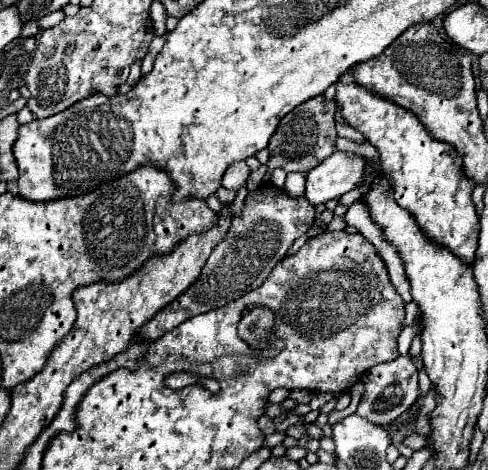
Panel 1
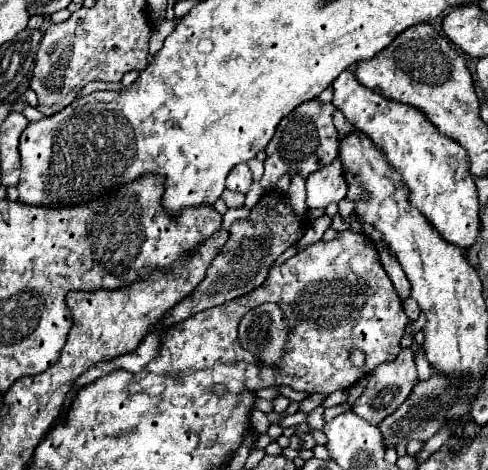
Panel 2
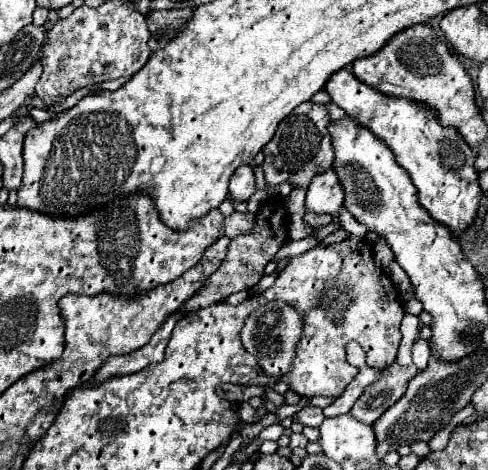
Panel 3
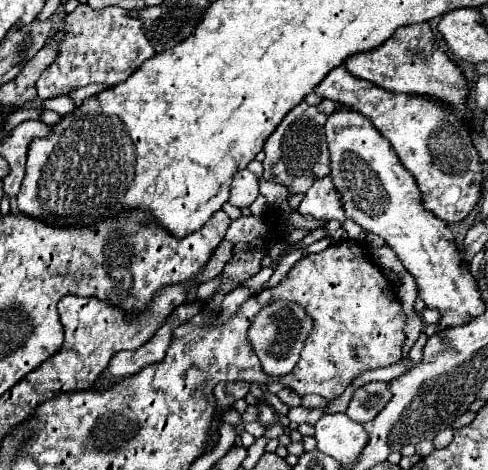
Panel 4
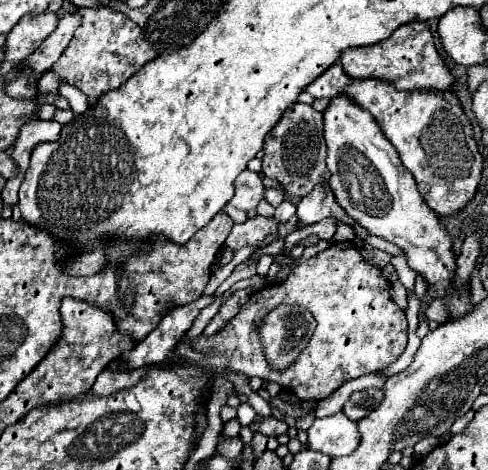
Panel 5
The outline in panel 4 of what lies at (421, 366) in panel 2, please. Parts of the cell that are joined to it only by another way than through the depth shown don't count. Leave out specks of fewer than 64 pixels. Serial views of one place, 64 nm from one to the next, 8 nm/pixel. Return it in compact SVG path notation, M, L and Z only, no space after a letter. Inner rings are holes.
M422 332L420 334L420 338L416 340L416 344L412 346L412 350L410 350L410 360L414 362L414 364L418 364L418 362L422 362L422 350L424 350L424 344L426 344L426 334Z

